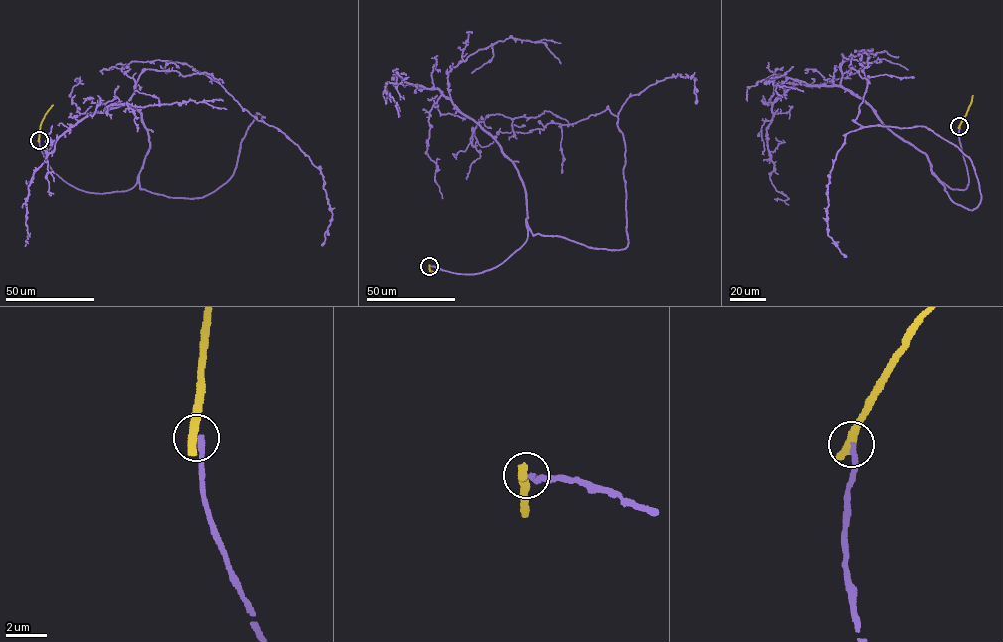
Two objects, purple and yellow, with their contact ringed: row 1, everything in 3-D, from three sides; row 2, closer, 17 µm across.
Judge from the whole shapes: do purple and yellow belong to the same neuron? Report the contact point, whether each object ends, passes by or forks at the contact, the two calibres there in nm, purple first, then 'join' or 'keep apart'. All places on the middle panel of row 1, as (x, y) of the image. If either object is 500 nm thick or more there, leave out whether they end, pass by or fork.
at (429, 266); 280 nm thick on the purple side, 550 nm on the other; keep apart

